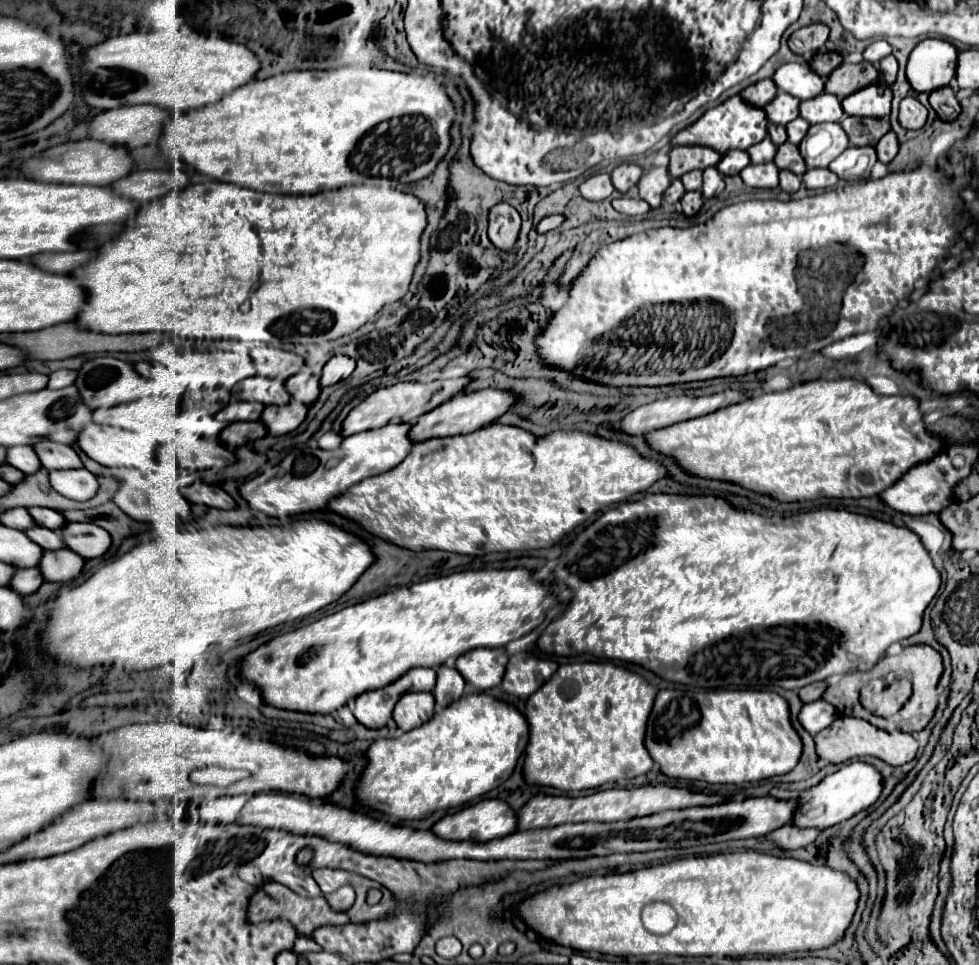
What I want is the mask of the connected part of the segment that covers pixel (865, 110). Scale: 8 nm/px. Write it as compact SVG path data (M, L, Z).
M877 79L877 83L845 97L841 107L847 115L855 117L885 117L891 111L891 89L883 79Z

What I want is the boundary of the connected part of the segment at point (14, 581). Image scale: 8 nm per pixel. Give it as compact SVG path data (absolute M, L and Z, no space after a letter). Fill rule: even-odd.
M31 567L31 569L17 569L9 581L9 587L19 595L29 595L35 593L41 583L43 583L41 571L37 571L37 567Z

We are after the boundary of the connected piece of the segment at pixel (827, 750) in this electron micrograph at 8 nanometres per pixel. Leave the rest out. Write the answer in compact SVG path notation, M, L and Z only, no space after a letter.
M837 717L831 727L827 727L825 731L819 731L815 735L815 753L819 759L827 761L827 763L845 763L849 759L855 759L855 757L877 757L881 761L885 761L887 765L895 767L895 765L903 765L907 761L911 761L919 751L919 745L915 741L913 735L909 733L899 733L899 731L893 731L893 733L887 733L883 729L877 729L873 727L871 723L863 721L863 719L853 719L853 717Z

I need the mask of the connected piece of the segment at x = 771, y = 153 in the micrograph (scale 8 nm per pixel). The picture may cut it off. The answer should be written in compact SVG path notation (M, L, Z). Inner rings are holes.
M765 137L761 143L749 147L747 153L751 157L751 163L767 163L767 161L773 161L775 159L777 145L773 145L769 137Z

